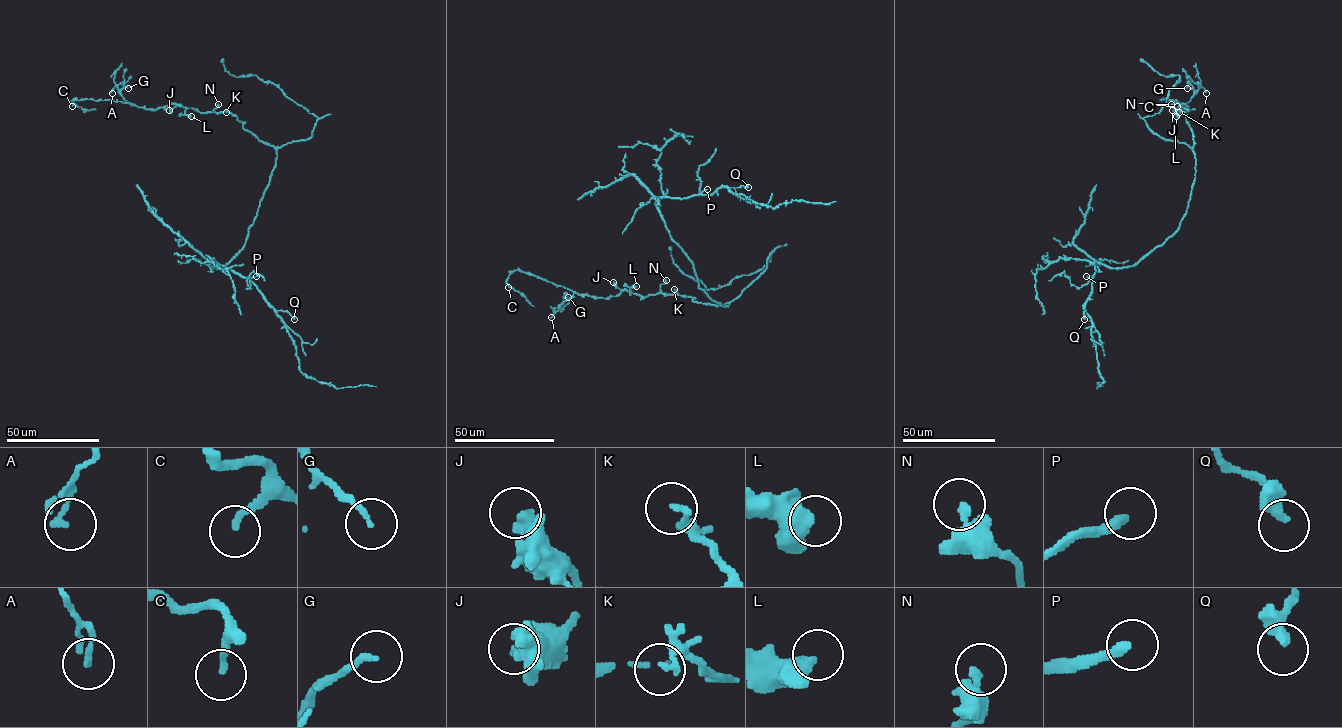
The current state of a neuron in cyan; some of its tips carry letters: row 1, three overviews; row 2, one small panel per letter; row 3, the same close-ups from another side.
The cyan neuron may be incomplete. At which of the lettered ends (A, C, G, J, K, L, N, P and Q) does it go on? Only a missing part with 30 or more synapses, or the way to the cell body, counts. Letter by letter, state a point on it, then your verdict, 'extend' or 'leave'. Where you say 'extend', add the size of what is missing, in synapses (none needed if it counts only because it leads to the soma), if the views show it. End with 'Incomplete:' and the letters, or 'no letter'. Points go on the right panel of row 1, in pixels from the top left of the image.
A: place (1206, 93); leave
C: place (1177, 106); leave
G: place (1187, 88); leave
J: place (1172, 110); leave
K: place (1179, 112); leave
L: place (1176, 116); leave
N: place (1171, 104); leave
P: place (1086, 276); extend
Q: place (1084, 319); leave
Incomplete: P

